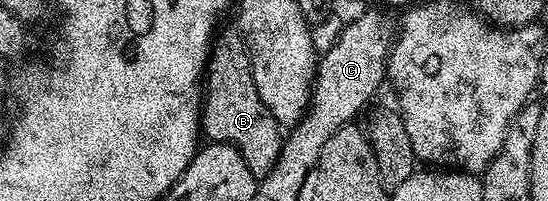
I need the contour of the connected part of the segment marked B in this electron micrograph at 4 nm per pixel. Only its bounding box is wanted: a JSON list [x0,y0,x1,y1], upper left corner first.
[200,32,283,176]

